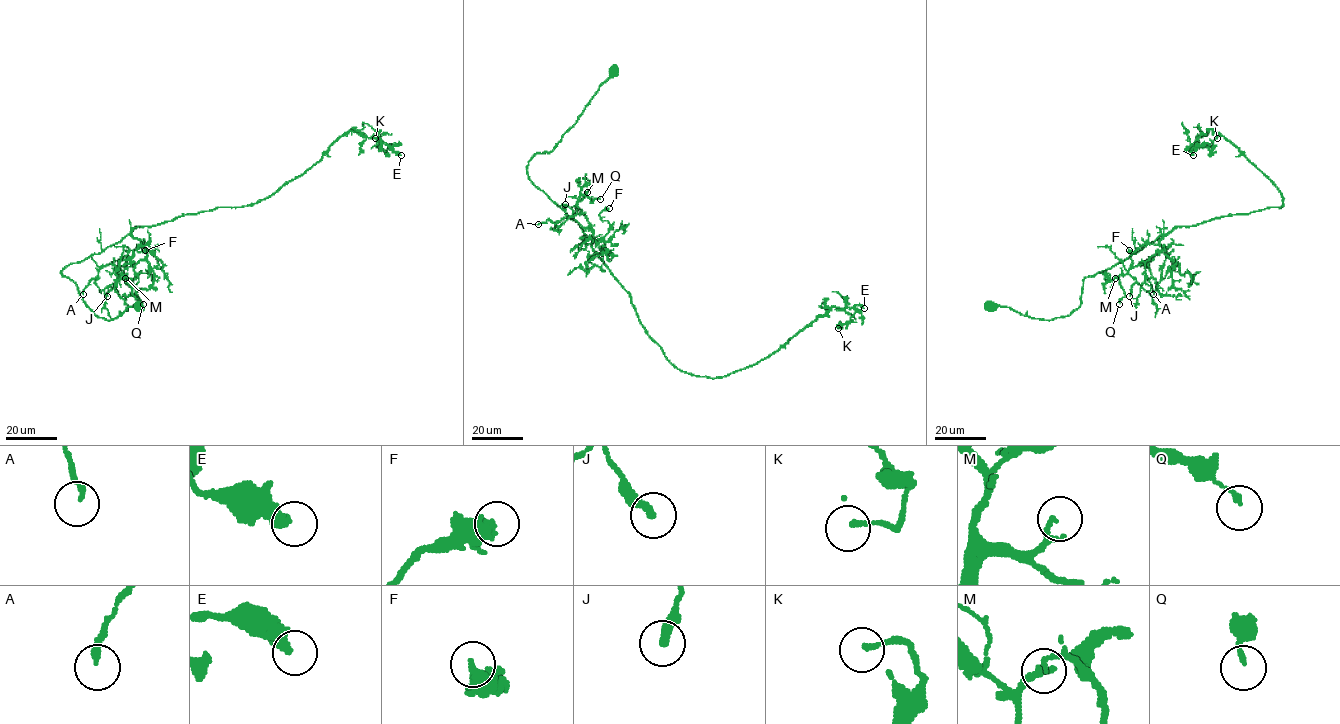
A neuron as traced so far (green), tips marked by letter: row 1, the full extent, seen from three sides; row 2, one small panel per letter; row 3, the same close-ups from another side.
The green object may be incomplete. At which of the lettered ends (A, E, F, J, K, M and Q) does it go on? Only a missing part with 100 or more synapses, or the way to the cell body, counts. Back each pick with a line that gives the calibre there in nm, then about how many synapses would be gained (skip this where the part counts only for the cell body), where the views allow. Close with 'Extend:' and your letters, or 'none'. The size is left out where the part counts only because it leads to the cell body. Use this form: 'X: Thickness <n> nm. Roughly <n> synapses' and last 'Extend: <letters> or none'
Extend: none

